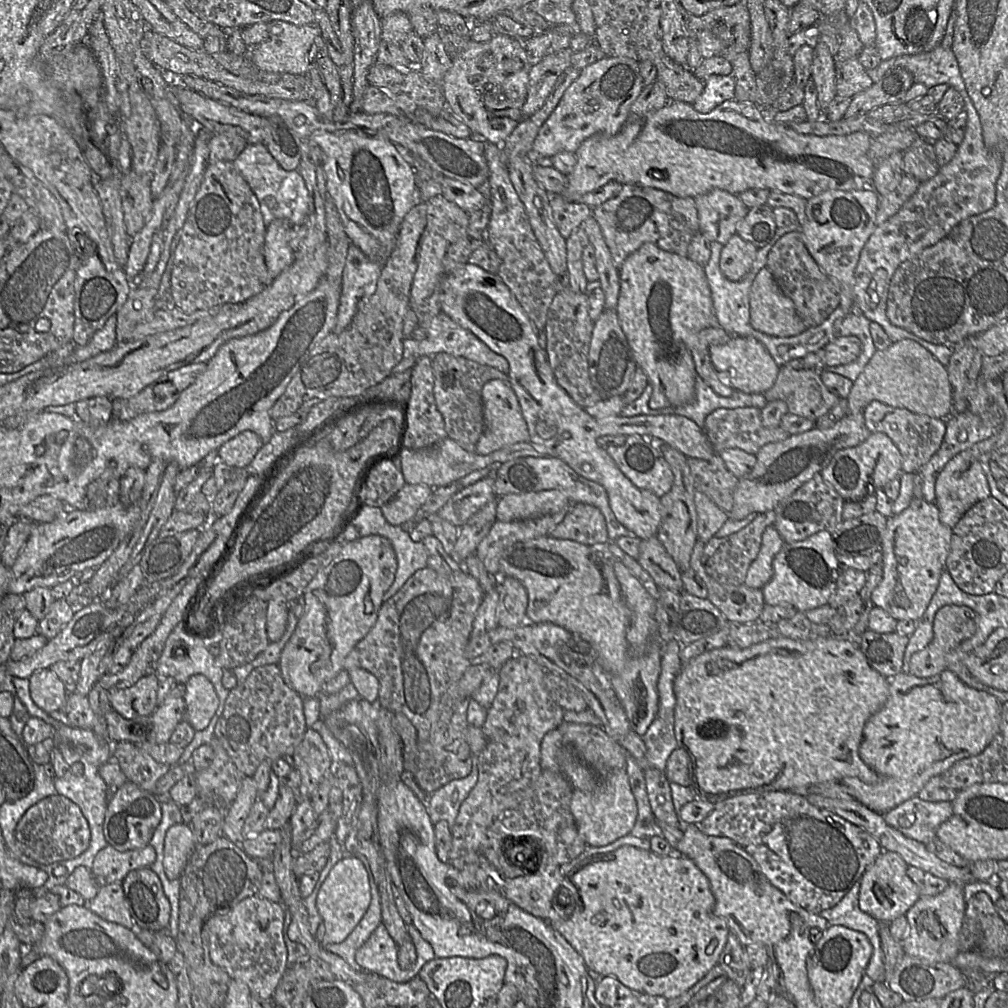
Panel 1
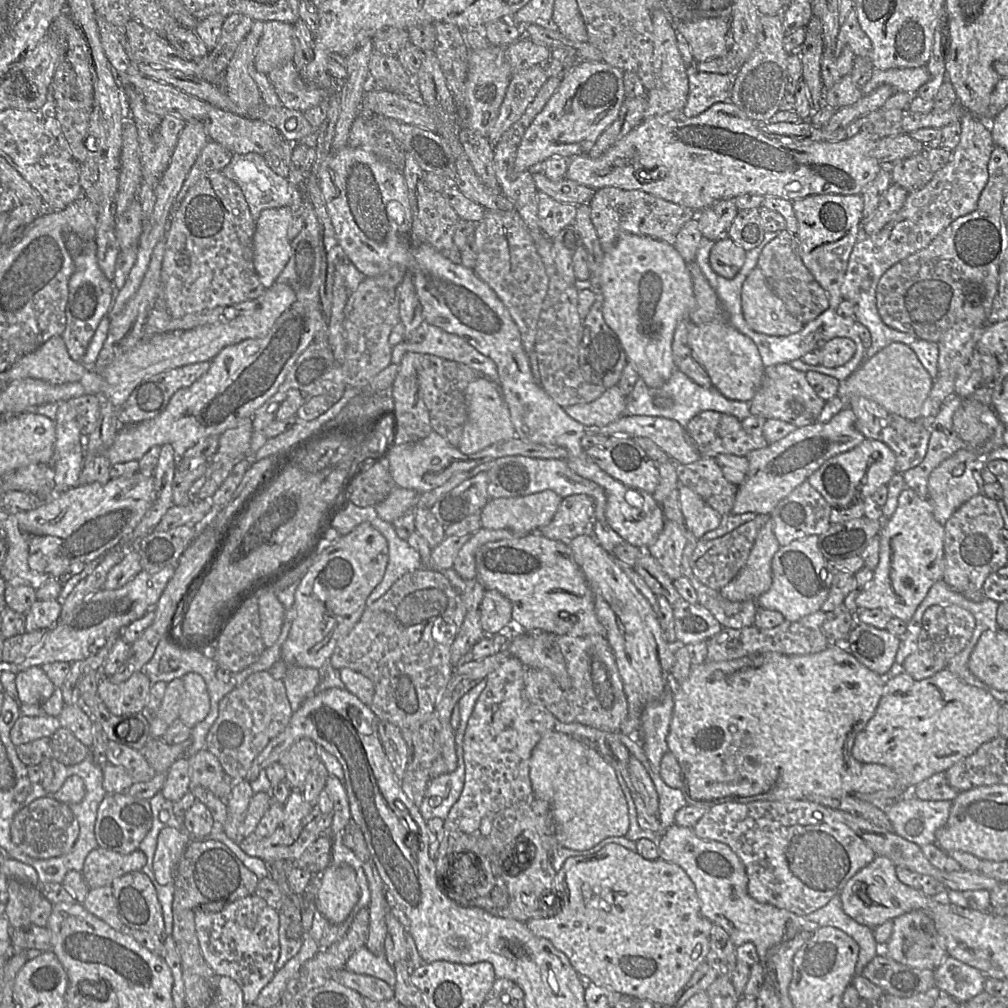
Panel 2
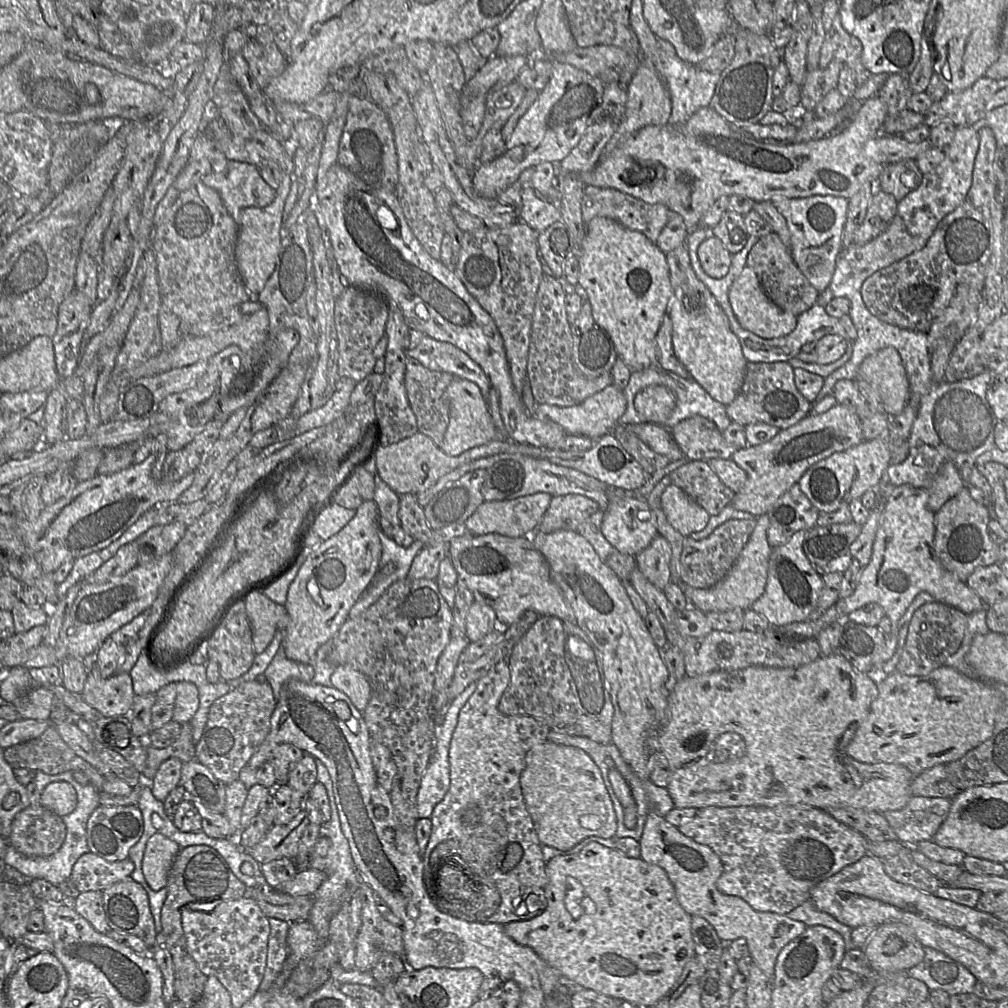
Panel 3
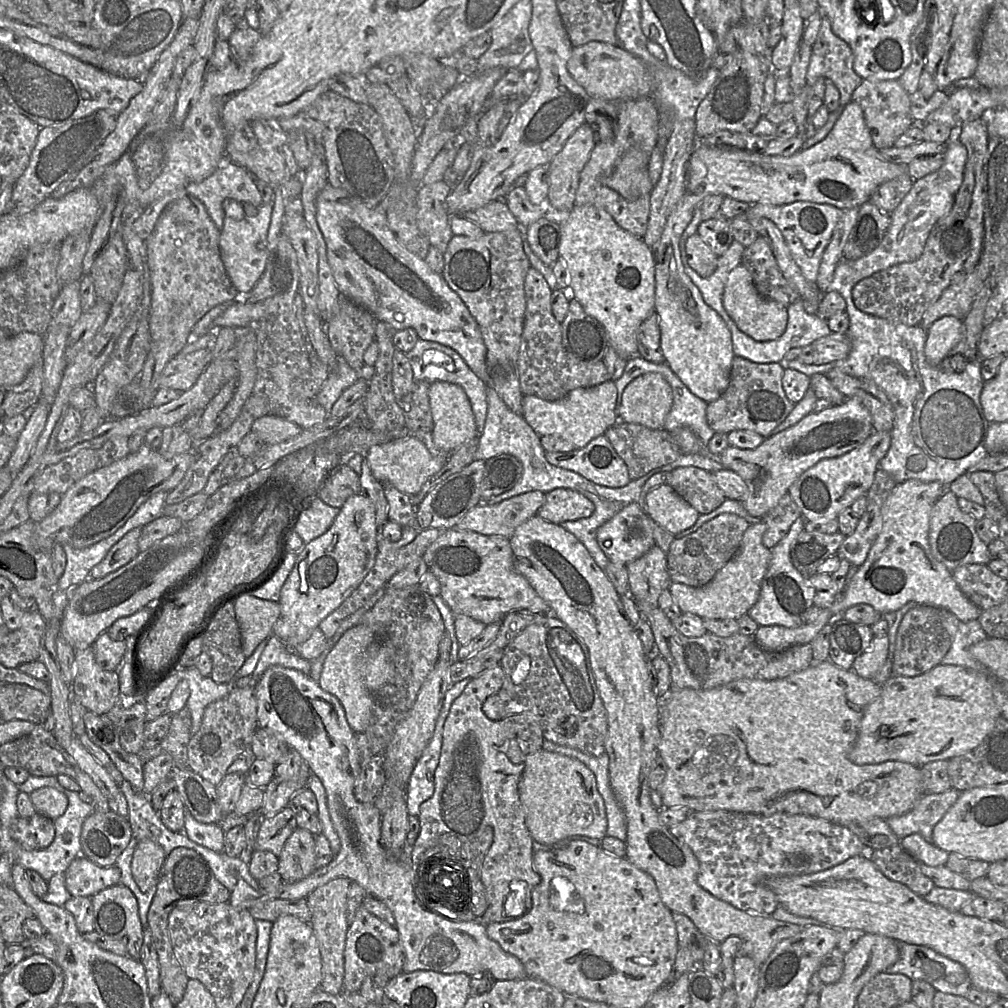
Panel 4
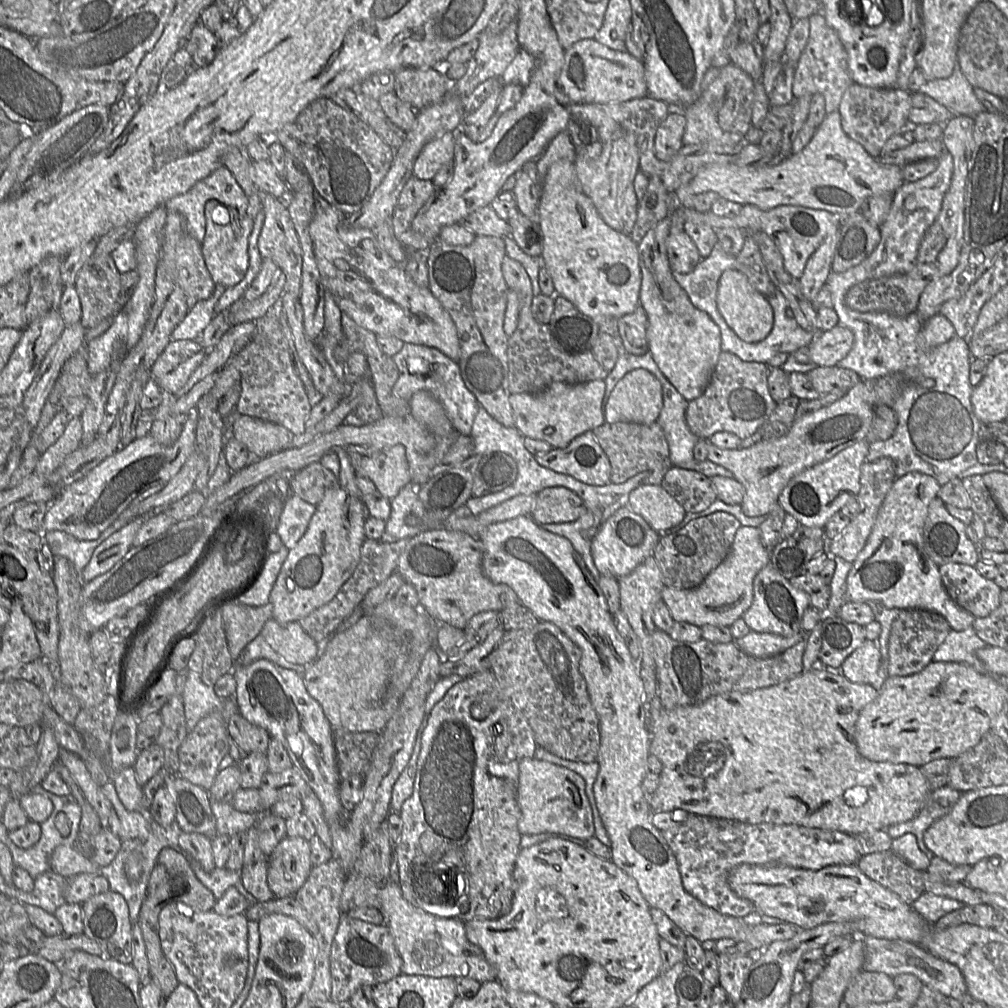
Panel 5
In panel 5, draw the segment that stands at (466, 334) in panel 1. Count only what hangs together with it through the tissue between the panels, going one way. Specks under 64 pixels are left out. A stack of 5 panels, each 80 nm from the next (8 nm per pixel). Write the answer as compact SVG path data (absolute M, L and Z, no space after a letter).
M405 343L392 359L399 369L399 377L392 390L393 395L408 401L418 391L431 392L443 405L456 432L460 435L470 435L480 406L474 394L465 386L456 360L436 348L412 343Z

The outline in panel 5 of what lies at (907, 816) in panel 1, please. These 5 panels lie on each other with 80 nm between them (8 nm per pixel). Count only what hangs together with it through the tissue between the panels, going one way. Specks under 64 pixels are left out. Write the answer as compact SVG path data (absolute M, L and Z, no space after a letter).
M950 785L932 790L926 805L913 819L891 825L885 830L893 839L907 833L914 834L921 851L930 857L935 857L926 847L923 834L932 824L950 812L961 795L960 791Z

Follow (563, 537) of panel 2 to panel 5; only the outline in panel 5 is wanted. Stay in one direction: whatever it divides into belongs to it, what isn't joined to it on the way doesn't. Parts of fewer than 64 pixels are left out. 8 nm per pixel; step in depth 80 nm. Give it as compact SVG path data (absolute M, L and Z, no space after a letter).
M564 487L546 488L537 493L530 513L531 518L539 525L572 522L584 514L582 499Z

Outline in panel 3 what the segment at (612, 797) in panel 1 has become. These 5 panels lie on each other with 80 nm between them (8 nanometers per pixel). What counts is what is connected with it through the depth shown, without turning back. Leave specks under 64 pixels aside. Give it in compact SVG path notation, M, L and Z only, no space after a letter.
M545 740L526 755L526 766L520 777L526 808L533 820L540 842L561 851L569 851L589 837L617 838L617 818L601 770L582 749Z

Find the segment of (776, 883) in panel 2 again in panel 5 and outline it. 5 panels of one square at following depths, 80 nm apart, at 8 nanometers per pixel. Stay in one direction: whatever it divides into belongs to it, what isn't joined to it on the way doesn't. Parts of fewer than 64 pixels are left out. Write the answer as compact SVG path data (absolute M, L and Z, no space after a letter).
M693 814L689 815L688 819L679 826L662 831L662 834L676 855L684 889L704 905L721 914L738 918L754 919L754 916L758 915L754 904L739 897L728 883L728 875L735 867L741 864L779 864L793 868L820 870L830 865L855 864L862 855L855 837L850 834L795 824L748 824Z

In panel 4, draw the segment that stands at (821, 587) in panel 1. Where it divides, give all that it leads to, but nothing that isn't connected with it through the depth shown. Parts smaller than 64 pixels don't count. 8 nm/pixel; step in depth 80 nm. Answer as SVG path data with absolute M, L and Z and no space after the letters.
M802 517L798 518L791 525L787 535L770 549L771 558L761 584L759 598L748 611L748 615L759 626L799 627L804 624L806 612L813 606L815 588L808 581L808 577L794 567L791 560L791 548L798 536L804 531L806 522Z

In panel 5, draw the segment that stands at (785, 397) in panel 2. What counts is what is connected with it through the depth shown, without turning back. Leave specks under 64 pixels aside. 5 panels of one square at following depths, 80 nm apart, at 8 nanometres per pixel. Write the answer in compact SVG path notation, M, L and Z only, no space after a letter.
M722 351L703 394L689 401L685 418L690 431L699 439L718 432L730 432L746 439L757 432L777 406L768 388L770 367L766 363L746 362Z

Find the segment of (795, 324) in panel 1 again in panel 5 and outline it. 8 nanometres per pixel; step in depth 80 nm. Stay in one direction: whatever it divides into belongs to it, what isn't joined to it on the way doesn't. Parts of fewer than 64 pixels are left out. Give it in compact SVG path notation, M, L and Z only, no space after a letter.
M734 269L722 274L718 283L716 301L725 322L741 340L748 343L760 342L771 332L774 313L768 298L754 289L742 272Z

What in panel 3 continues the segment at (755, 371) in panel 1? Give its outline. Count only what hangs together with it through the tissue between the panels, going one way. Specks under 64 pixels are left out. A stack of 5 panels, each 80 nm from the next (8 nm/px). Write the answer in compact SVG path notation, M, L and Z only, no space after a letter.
M686 245L666 253L672 298L667 315L672 323L672 347L691 379L696 381L716 401L731 403L743 384L747 359L729 320L709 289L697 278L690 264Z

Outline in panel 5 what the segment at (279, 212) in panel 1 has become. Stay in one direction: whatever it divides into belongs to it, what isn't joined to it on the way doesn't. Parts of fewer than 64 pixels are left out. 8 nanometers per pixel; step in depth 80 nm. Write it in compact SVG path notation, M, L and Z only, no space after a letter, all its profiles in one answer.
M221 163L206 178L196 182L184 194L171 198L164 205L167 212L178 212L184 217L188 232L201 243L206 227L204 208L206 203L211 200L216 200L226 207L237 209L240 215L245 214L249 202L249 198L237 183L233 174Z

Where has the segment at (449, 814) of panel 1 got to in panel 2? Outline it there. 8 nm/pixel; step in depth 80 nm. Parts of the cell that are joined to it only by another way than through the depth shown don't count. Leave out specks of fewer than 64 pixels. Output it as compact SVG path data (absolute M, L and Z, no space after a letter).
M459 764L458 768L451 773L440 775L428 782L421 804L419 805L421 815L425 820L440 818L446 819L450 809L459 799L464 787L464 767Z

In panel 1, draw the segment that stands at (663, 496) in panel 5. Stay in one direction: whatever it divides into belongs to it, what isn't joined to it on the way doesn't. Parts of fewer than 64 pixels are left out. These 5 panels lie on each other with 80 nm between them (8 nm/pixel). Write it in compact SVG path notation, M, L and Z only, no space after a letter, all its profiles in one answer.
M699 491L695 493L694 503L697 513L697 537L706 543L715 536L730 516Z

